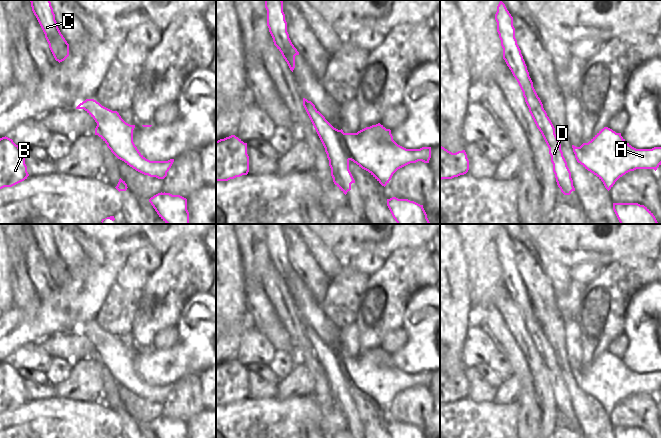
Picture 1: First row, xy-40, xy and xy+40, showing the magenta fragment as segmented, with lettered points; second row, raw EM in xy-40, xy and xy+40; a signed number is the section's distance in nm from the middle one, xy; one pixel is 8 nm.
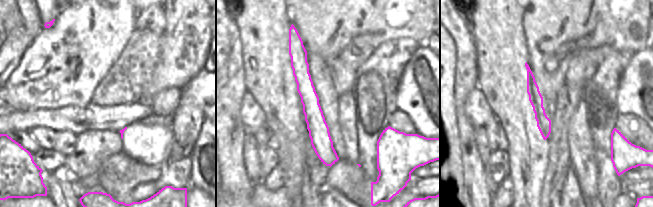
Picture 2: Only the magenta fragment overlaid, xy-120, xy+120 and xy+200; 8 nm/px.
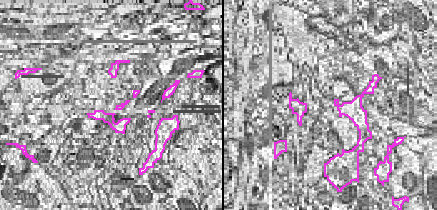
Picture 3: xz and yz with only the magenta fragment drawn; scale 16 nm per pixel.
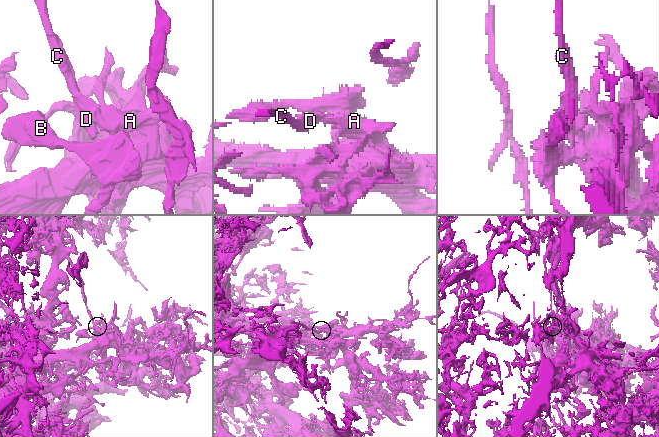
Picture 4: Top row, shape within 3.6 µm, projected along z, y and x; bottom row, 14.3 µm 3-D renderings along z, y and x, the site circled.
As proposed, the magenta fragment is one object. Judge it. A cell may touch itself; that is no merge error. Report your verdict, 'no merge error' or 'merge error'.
merge error

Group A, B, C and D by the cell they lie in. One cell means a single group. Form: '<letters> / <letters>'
A B / C D

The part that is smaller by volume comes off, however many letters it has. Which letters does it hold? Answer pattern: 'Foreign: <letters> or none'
Foreign: C, D

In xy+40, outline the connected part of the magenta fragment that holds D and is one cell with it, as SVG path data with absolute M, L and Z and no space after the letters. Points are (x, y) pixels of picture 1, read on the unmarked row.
M502 225L497 230L495 244L503 272L503 283L517 304L529 336L549 372L557 409L564 419L570 419L572 415L575 415L571 396L563 380L561 368L555 358L555 352L533 311L533 306L515 262L513 241Z

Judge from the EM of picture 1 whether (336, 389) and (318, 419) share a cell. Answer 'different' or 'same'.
different

